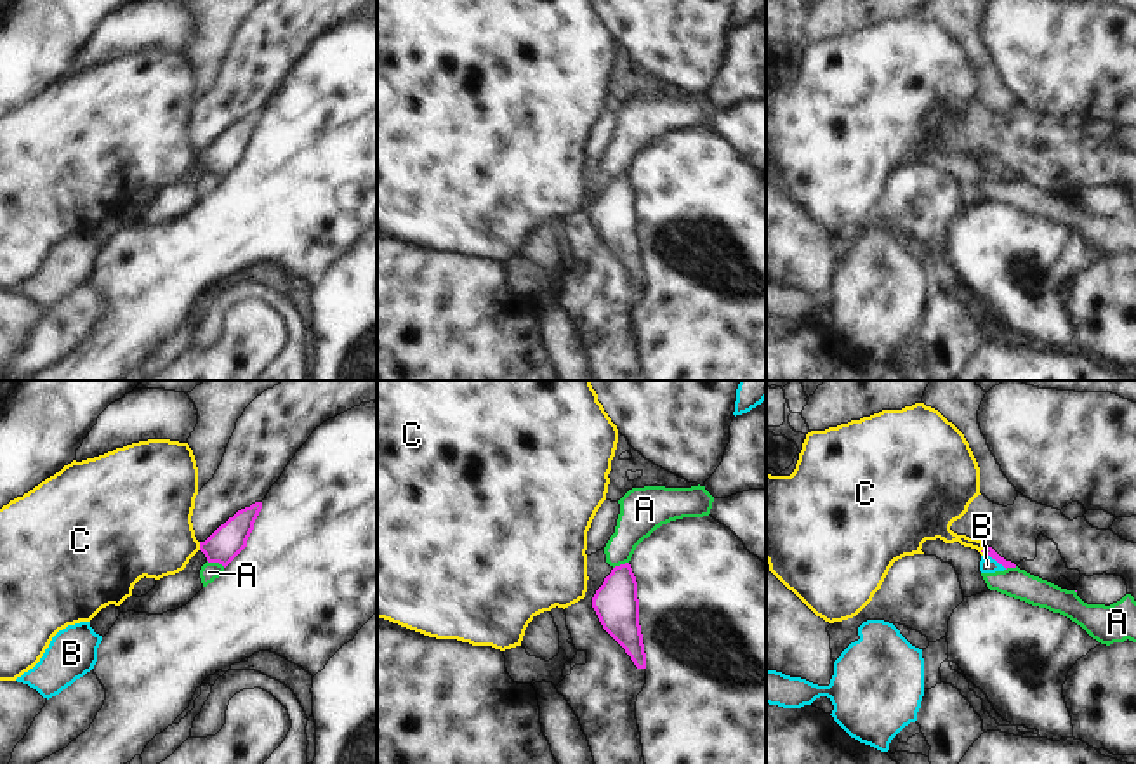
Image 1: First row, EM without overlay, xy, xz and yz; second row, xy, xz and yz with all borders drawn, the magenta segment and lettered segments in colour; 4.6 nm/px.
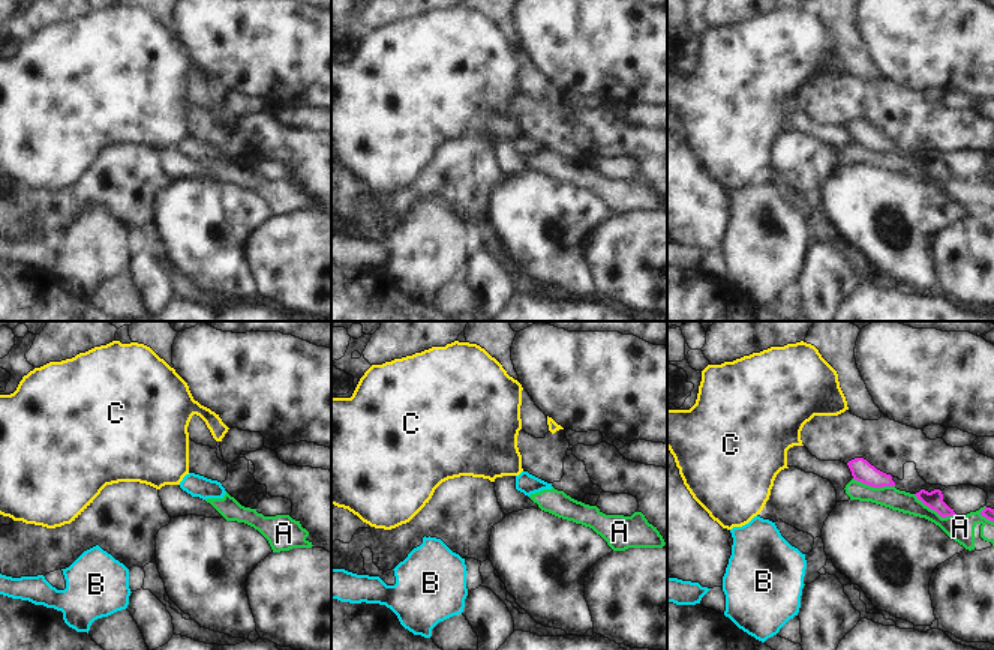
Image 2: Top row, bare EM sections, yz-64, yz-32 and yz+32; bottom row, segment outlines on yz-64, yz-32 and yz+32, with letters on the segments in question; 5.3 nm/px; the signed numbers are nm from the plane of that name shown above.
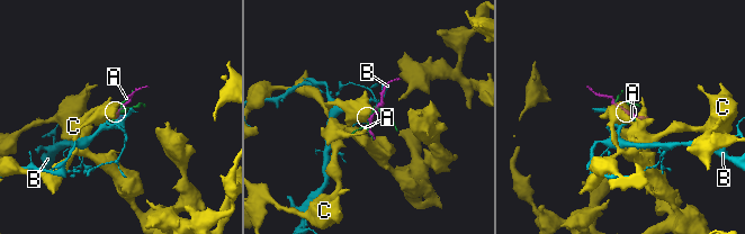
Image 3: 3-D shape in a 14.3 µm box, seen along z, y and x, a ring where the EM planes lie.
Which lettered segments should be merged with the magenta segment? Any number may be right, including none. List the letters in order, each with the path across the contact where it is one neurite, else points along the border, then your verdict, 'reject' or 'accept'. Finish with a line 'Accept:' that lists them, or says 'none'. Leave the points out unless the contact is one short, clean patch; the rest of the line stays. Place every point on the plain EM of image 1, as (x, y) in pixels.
A: reject
B: along yz (984, 164), (1006, 179) | reject
C: along yz (984, 155), (982, 164) | reject
Accept: none

